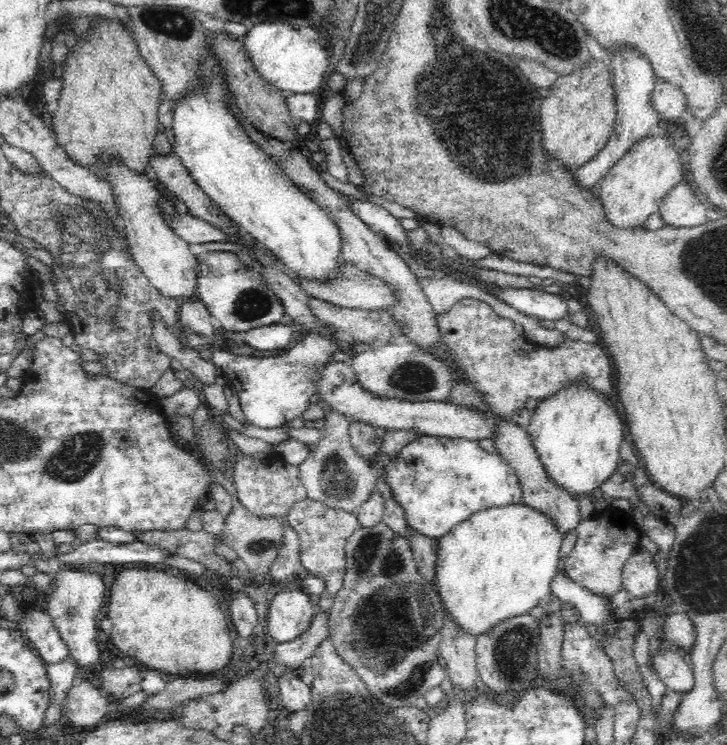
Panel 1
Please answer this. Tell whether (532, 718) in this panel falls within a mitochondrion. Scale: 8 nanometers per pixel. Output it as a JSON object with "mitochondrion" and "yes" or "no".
{"mitochondrion":"yes"}

